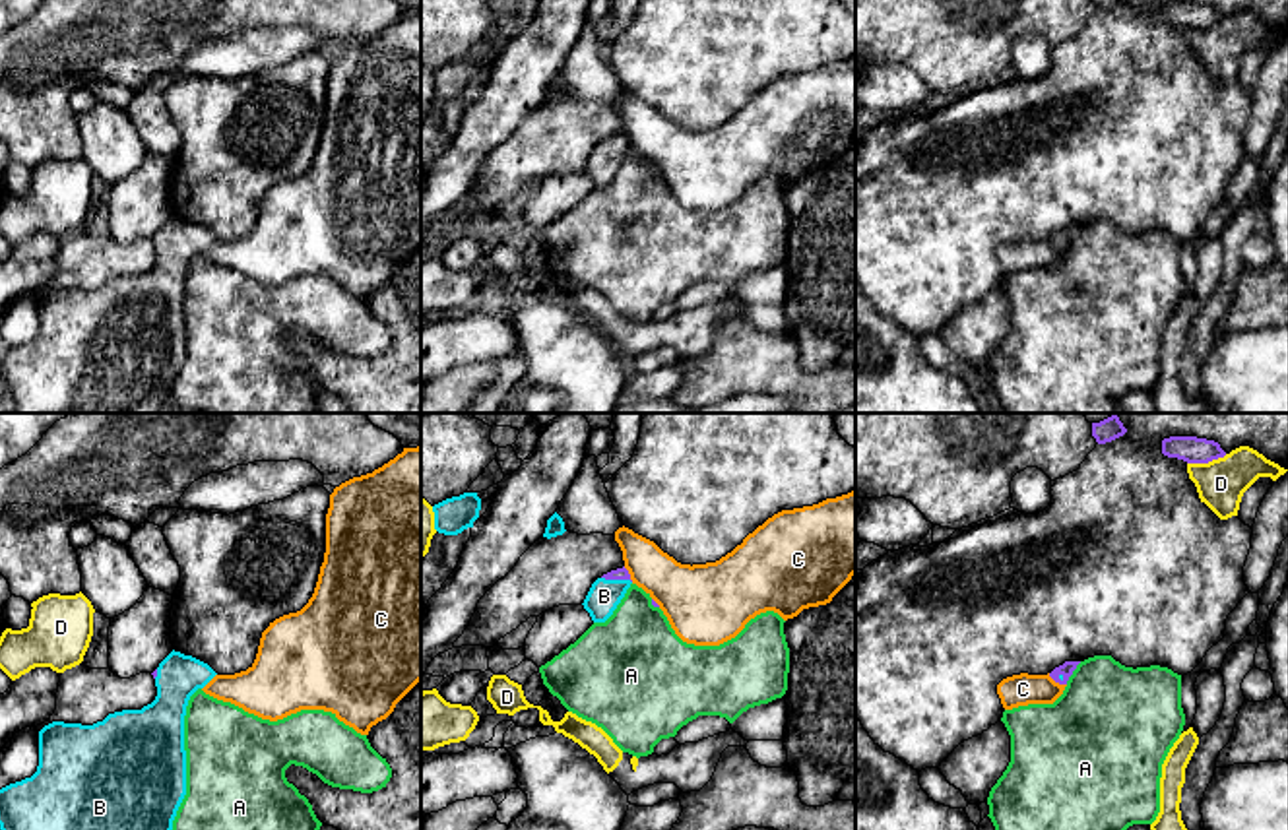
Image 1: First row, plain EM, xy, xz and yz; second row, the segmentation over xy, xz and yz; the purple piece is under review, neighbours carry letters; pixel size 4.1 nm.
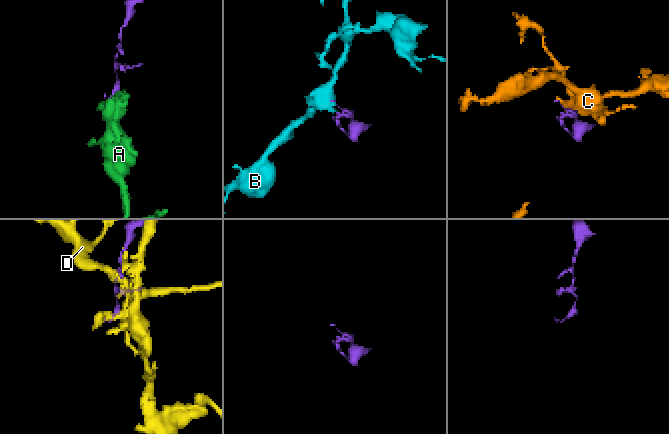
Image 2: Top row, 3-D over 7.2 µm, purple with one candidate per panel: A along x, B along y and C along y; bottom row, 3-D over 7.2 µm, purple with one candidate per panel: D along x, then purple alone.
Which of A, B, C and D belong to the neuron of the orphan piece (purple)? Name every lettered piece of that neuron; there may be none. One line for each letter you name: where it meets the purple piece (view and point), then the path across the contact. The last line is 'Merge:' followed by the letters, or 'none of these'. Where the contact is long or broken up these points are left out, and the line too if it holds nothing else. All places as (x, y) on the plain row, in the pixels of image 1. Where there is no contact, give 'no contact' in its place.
B: contact xz (617, 144); way xz (621, 138), (617, 144), (604, 161)
Merge: B

